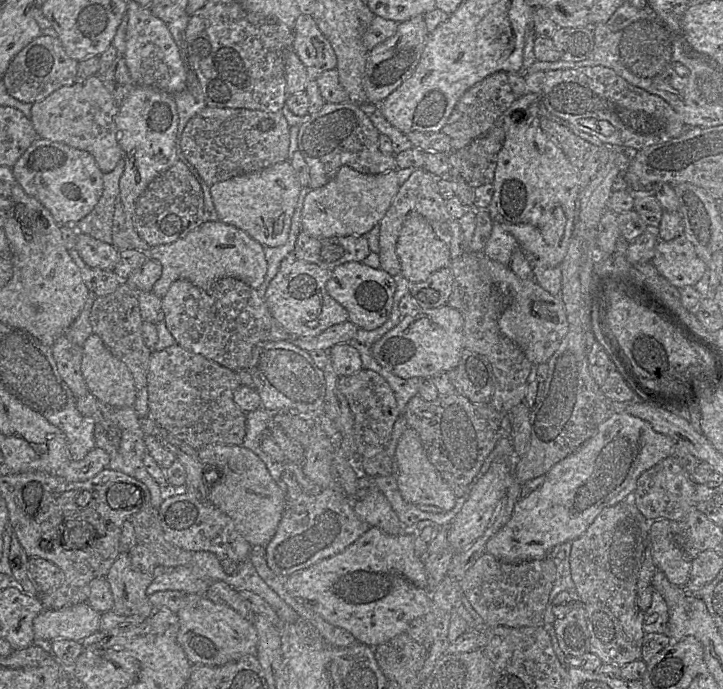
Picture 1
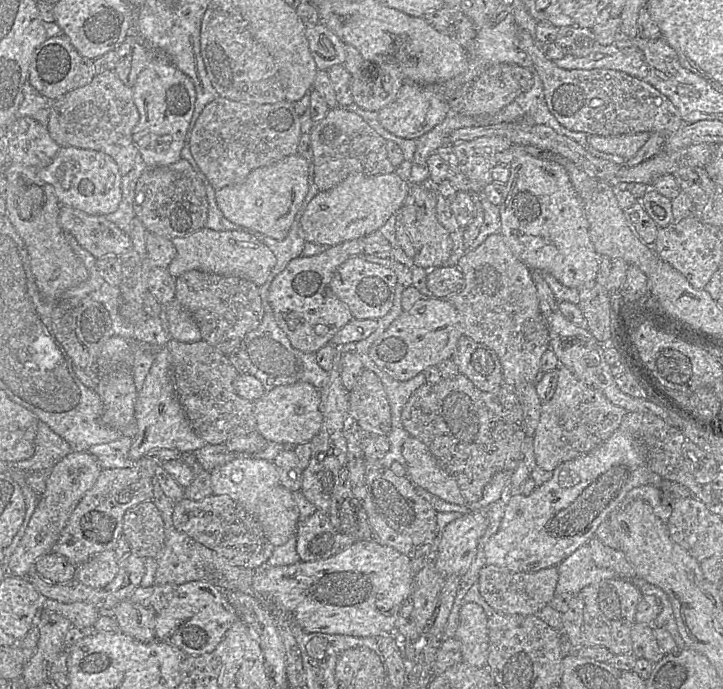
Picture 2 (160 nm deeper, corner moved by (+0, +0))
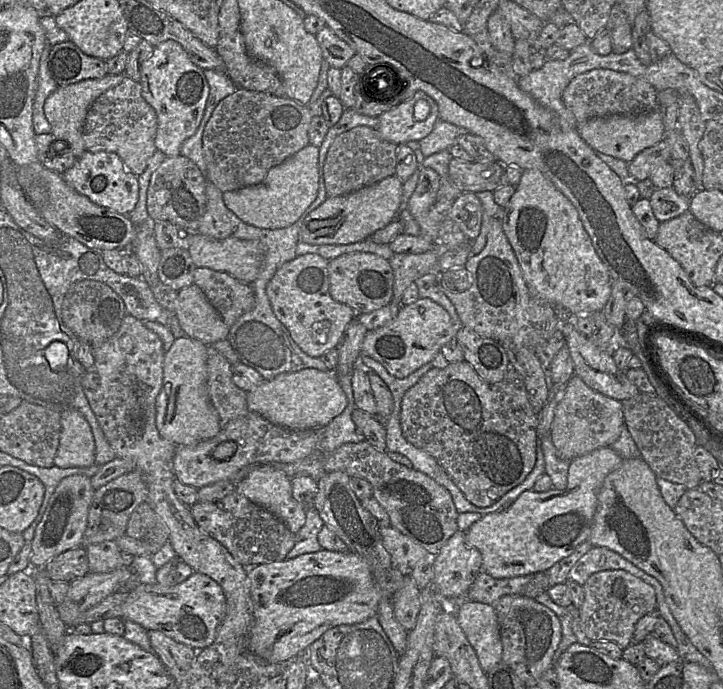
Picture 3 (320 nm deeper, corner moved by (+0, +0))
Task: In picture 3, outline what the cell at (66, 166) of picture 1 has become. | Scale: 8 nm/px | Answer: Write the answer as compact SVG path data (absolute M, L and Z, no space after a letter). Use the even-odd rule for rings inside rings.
M86 150L74 165L62 174L63 180L93 203L122 215L128 215L139 198L138 176L128 171L121 158L113 152Z

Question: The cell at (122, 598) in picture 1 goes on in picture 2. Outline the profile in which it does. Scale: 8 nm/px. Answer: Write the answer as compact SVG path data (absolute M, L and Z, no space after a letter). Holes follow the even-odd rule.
M124 600L118 603L112 611L122 633L144 643L157 639L155 635L156 613L153 609Z

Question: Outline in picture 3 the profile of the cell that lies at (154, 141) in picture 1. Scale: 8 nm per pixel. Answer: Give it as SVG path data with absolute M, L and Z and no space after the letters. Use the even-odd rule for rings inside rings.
M166 40L154 47L150 57L142 64L140 84L143 98L157 115L157 150L167 157L180 155L183 142L197 131L207 104L209 84L204 70L191 61L178 42Z

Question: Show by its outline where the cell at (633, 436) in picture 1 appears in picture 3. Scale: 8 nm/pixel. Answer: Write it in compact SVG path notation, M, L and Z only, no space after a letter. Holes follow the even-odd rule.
M611 447L597 448L570 461L564 490L526 490L506 509L482 515L465 531L467 544L475 547L482 556L482 570L494 578L512 578L544 572L571 555L579 544L589 539L599 490L605 477L617 469L622 461L623 458Z

